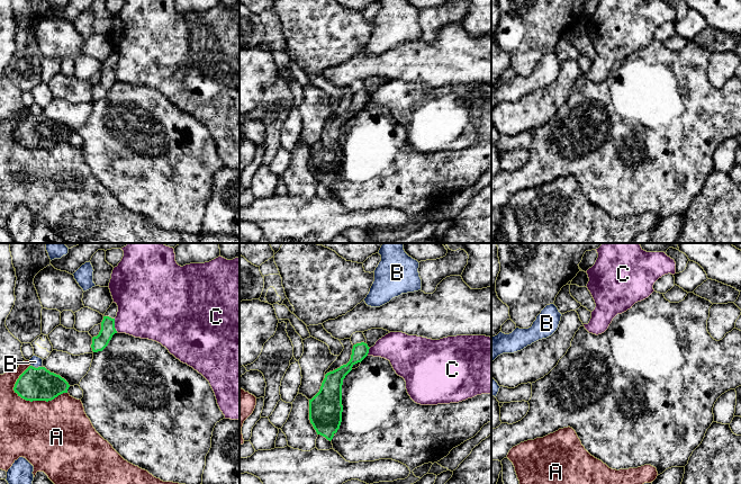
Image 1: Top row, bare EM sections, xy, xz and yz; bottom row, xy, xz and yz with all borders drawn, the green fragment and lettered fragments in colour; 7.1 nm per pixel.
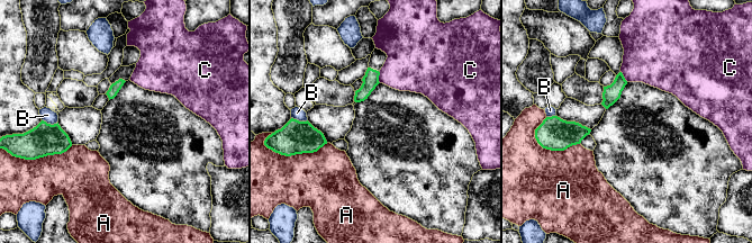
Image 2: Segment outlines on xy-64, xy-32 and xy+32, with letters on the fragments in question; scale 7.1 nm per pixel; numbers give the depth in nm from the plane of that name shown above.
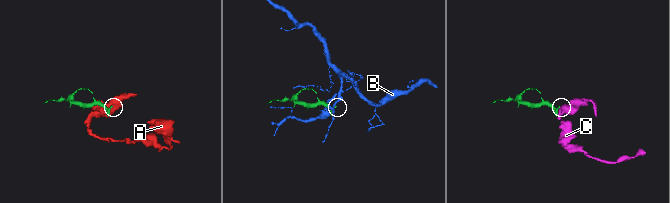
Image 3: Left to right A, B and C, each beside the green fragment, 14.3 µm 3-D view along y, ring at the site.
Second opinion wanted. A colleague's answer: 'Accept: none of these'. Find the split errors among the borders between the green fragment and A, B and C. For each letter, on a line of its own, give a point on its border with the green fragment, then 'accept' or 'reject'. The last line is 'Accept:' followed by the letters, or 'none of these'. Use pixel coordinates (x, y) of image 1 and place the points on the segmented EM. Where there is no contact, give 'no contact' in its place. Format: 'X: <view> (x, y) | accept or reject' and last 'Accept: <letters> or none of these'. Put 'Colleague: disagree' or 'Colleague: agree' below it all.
A: xy (39, 400) | reject
B: xy (36, 368) | reject
C: xy (114, 325) | reject
Accept: none of these
Colleague: agree

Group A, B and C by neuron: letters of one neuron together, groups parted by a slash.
A / B / C

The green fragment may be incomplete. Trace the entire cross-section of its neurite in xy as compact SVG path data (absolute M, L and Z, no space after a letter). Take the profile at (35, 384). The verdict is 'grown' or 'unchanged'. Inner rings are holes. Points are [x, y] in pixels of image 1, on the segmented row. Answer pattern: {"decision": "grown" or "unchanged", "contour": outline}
{"decision": "unchanged", "contour": "M29 366L17 379L13 391L26 401L52 401L67 393L70 385L60 375L45 367Z"}

